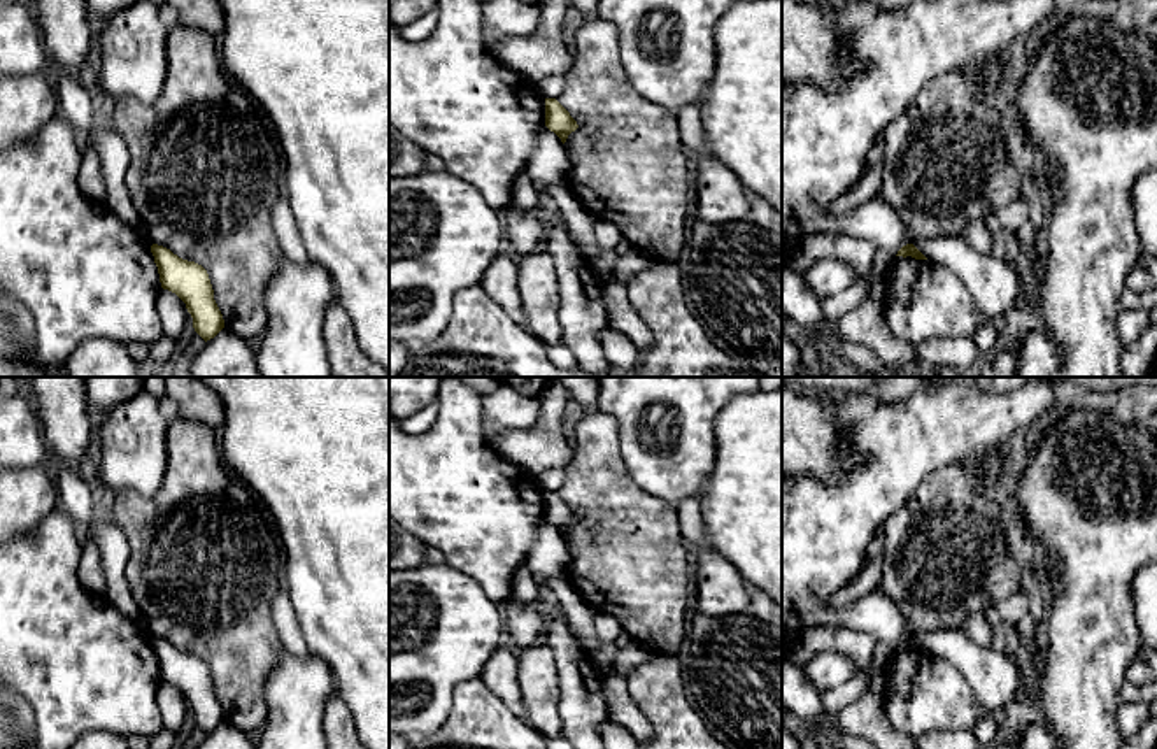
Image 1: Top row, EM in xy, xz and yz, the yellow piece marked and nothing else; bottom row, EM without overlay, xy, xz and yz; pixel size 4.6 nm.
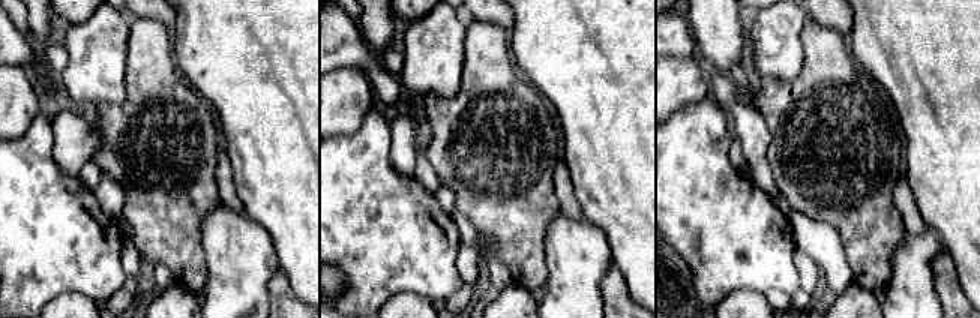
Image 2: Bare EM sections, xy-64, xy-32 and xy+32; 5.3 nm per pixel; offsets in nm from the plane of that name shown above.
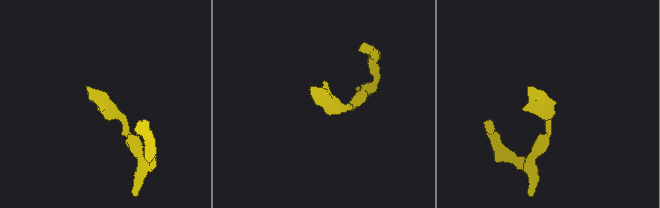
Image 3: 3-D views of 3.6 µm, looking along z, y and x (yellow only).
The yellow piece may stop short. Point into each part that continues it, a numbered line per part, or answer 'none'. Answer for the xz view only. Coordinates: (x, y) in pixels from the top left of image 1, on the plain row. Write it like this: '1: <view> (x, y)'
none

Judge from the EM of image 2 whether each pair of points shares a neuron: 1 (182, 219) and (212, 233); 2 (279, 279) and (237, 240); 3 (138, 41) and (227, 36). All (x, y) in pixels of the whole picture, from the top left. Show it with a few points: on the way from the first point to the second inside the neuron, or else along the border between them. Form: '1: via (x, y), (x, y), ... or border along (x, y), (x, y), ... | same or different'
1: border along (221, 201), (201, 221), (204, 263) | different
2: border along (279, 269), (267, 284), (269, 302) | different
3: border along (170, 29), (171, 54), (180, 74) | different

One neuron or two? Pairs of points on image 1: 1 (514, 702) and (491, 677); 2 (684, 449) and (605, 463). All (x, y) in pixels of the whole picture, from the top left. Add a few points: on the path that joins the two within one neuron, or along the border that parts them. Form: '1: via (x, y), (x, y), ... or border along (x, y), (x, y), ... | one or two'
1: via (511, 697), (496, 683) | one
2: border along (616, 420), (623, 463), (630, 477), (647, 493) | two

